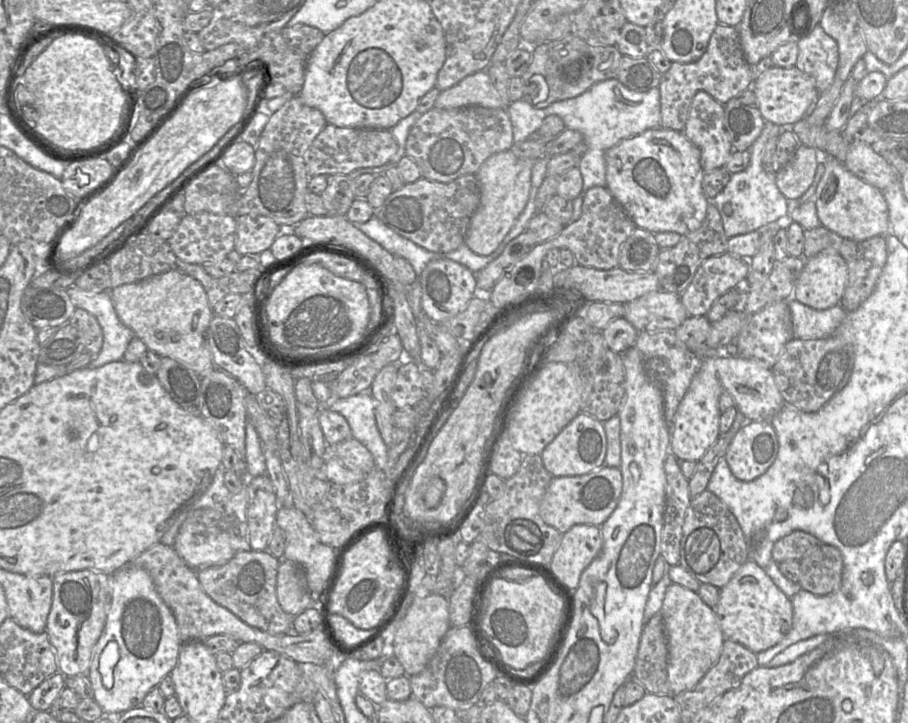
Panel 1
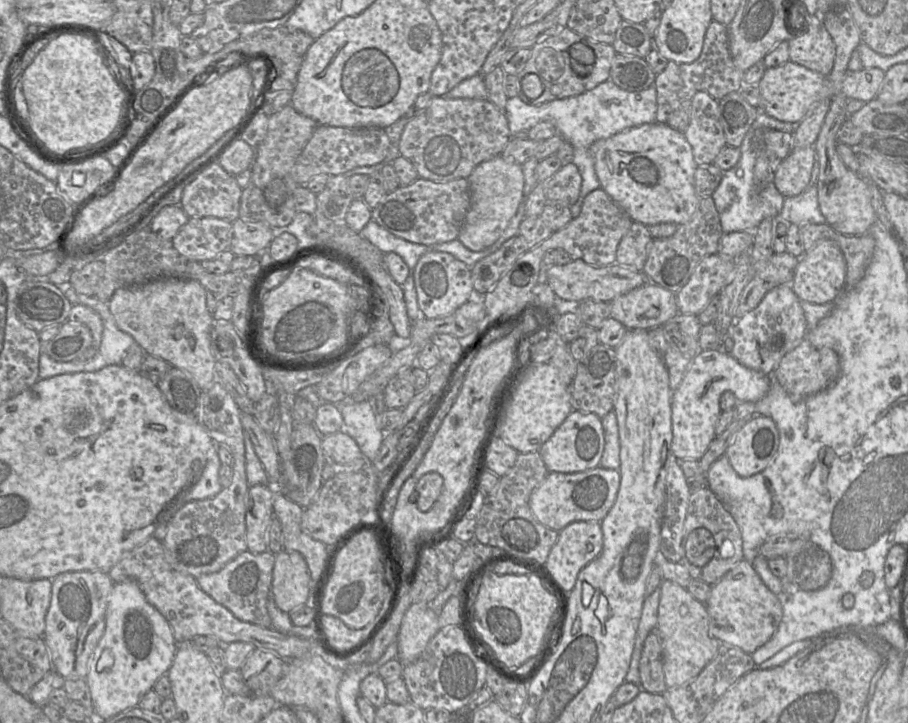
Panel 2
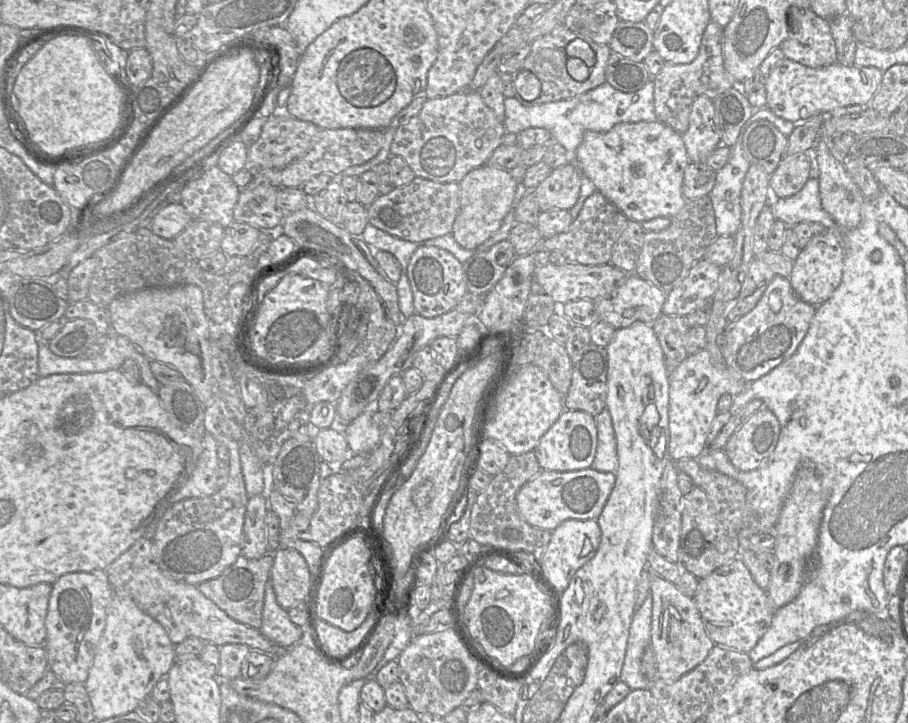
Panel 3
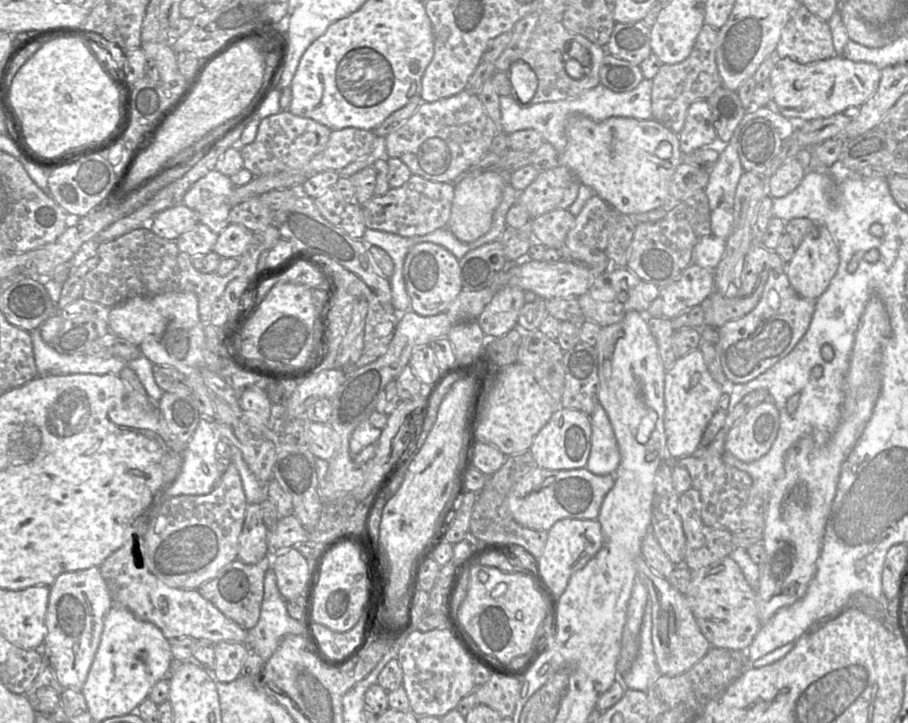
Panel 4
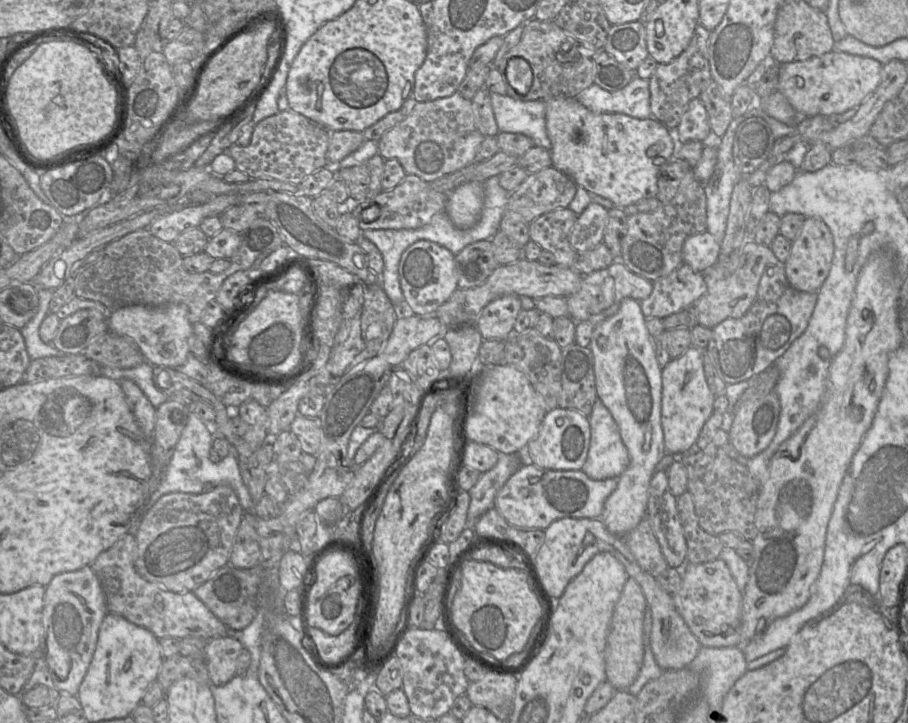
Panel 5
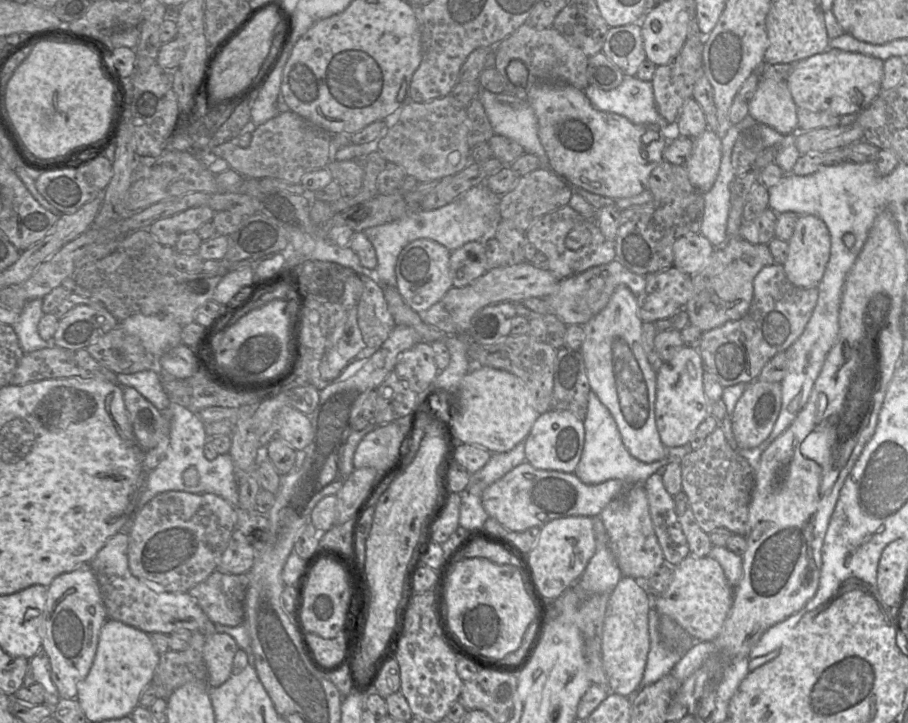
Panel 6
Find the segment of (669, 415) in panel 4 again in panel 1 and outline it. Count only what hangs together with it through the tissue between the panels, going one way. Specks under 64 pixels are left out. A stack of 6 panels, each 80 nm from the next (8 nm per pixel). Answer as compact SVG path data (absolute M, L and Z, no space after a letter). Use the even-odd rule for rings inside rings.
M711 357L703 359L698 372L678 405L670 427L670 452L683 461L698 462L720 436L721 412L718 400L723 391L729 392L736 409L747 421L769 421L783 407L784 400L776 386L772 369L762 361L741 357Z

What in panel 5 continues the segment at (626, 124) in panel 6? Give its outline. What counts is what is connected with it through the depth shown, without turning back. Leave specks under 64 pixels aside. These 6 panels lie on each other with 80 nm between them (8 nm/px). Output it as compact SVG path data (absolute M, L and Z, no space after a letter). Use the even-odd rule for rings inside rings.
M558 97L546 101L546 129L551 142L552 166L583 187L591 195L613 202L617 208L637 203L646 198L656 198L660 171L673 158L676 138L673 131L653 117L638 119L620 113L594 113L576 98Z

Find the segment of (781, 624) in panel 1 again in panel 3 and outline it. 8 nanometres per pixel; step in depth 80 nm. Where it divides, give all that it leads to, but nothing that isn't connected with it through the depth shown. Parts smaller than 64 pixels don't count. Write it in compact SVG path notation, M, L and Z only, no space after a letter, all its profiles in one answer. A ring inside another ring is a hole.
M734 559L699 579L692 598L699 610L705 630L715 645L748 653L771 625L777 609L765 590L754 581L742 560Z

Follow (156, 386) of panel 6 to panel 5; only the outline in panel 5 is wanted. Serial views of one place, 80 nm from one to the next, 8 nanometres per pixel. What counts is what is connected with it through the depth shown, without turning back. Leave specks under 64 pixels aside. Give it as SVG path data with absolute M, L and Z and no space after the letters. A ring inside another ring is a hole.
M144 361L137 367L130 369L118 369L101 366L101 375L110 379L120 381L128 379L133 381L149 399L156 409L167 400L167 397L160 392L153 383L153 367L149 362Z

